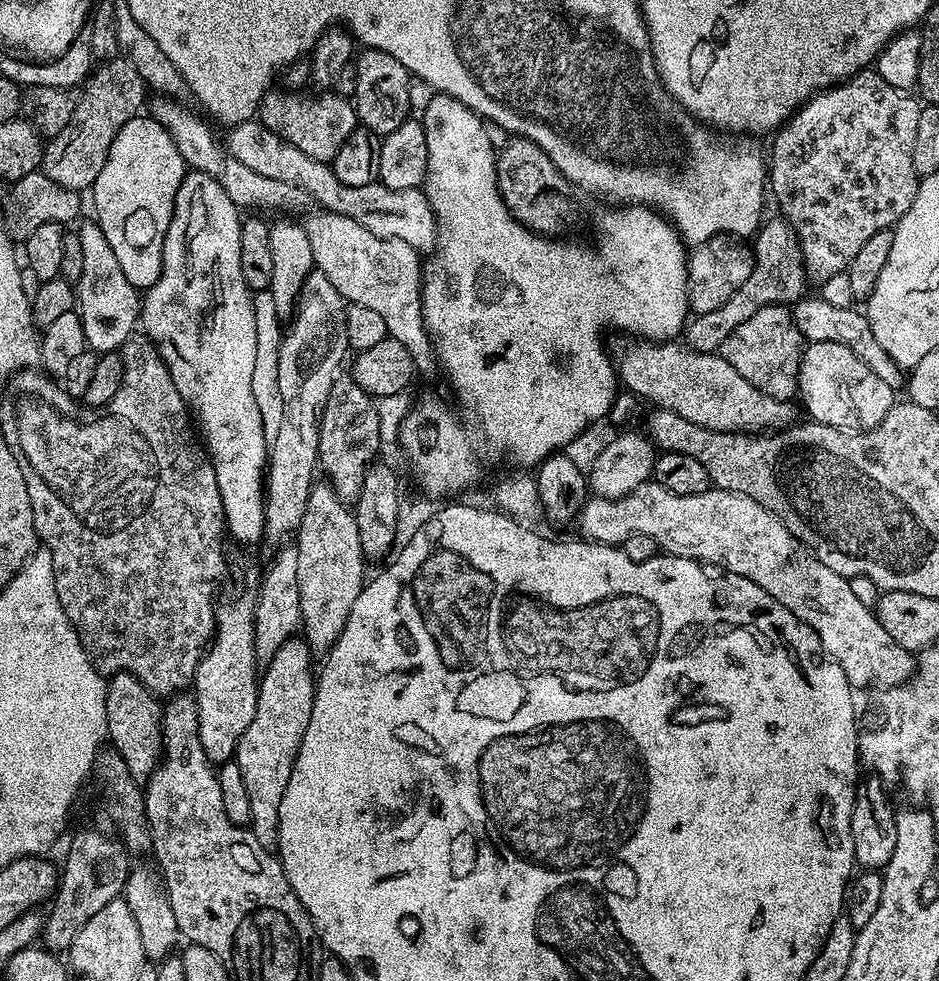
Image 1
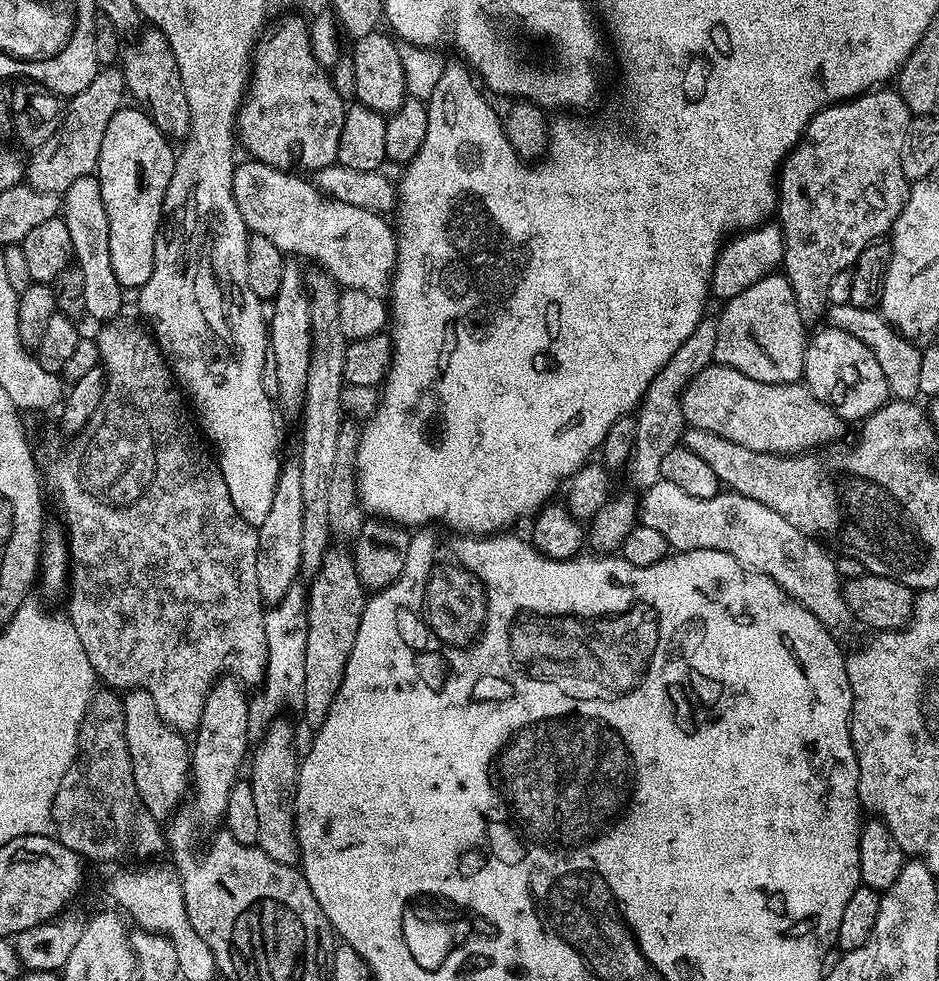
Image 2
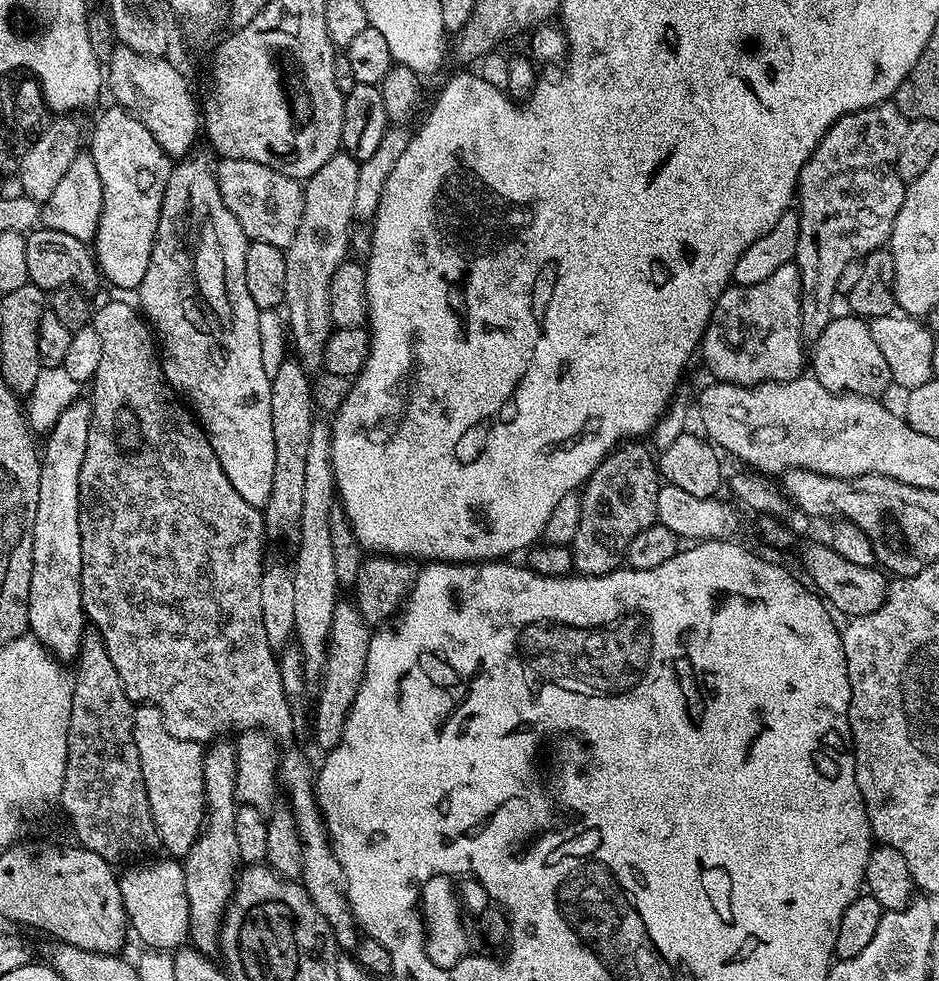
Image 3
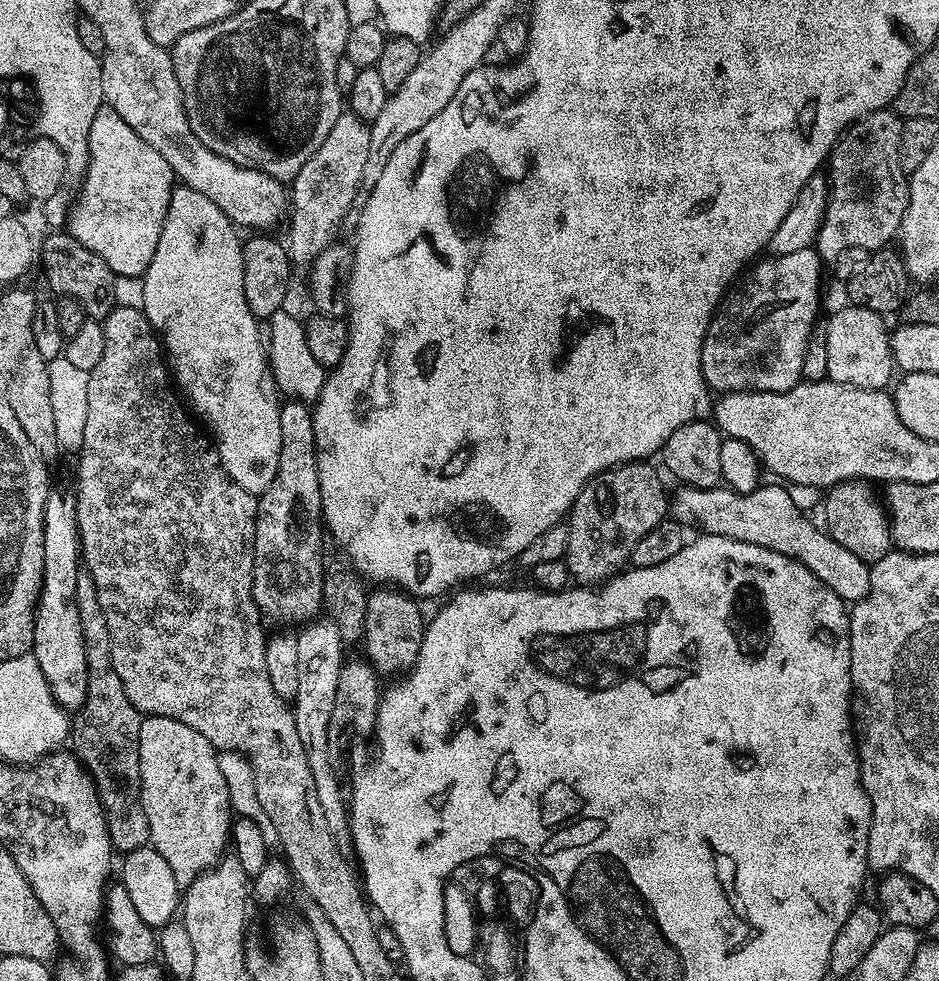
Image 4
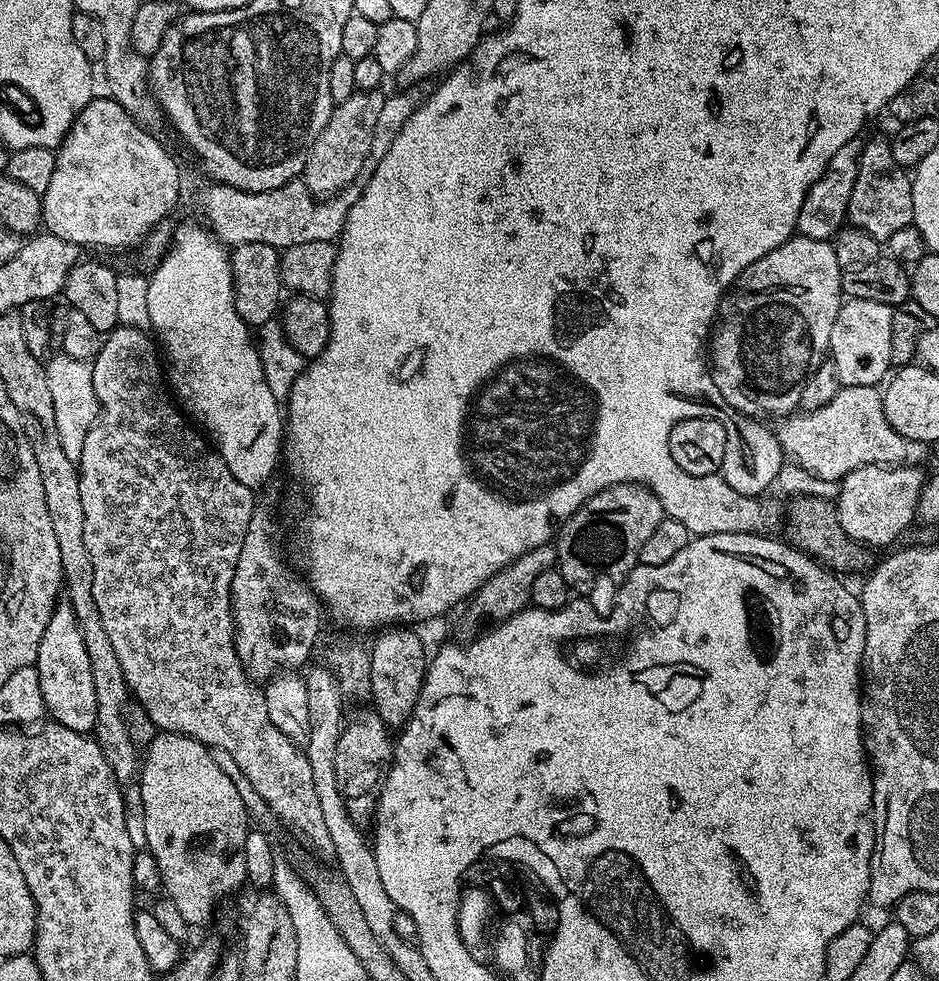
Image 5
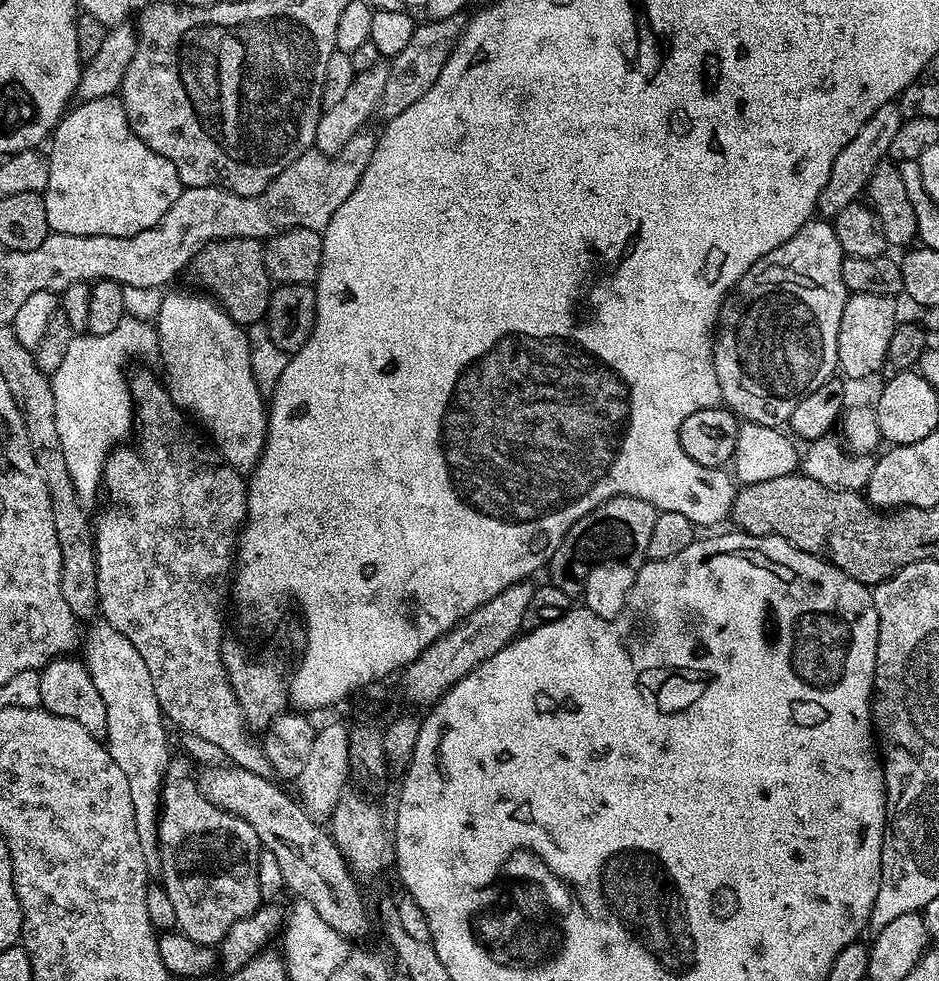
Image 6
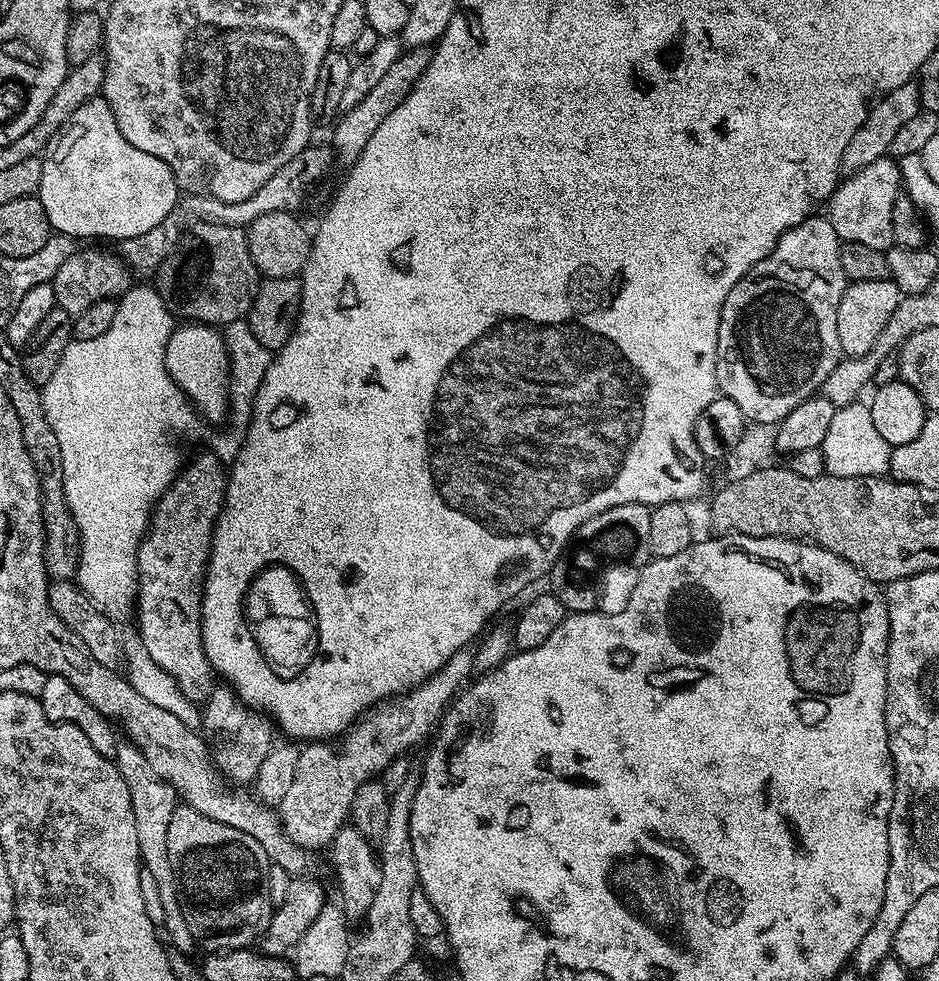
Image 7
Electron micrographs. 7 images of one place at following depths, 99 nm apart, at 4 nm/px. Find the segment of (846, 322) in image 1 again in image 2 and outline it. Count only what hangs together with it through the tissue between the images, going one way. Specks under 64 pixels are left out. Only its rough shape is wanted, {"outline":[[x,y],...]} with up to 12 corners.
{"outline":[[834,304],[826,320],[870,348],[895,399],[920,396],[921,349],[876,308]]}

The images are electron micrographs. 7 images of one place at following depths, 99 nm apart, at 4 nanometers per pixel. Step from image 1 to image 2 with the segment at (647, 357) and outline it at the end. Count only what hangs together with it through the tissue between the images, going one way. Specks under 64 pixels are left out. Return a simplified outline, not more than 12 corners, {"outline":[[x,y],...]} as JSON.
{"outline":[[715,362],[684,387],[687,427],[790,456],[846,428],[803,383]]}

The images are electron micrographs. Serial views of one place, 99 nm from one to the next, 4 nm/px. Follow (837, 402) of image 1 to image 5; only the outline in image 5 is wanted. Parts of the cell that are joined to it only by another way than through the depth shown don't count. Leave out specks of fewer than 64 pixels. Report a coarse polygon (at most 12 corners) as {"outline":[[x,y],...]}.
{"outline":[[848,298],[828,351],[843,387],[893,371],[893,305]]}

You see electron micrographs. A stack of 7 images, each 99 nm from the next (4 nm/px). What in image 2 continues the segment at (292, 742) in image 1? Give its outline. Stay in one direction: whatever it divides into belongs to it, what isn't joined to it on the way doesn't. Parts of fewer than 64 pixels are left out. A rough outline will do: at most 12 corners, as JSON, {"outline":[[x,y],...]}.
{"outline":[[283,718],[250,752],[258,846],[295,865],[298,752]]}

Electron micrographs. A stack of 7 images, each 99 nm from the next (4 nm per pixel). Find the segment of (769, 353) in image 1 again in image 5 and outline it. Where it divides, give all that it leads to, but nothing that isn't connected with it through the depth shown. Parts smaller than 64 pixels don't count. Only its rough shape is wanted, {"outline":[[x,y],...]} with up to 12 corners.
{"outline":[[796,234],[720,302],[710,367],[755,418],[801,407],[842,269]]}

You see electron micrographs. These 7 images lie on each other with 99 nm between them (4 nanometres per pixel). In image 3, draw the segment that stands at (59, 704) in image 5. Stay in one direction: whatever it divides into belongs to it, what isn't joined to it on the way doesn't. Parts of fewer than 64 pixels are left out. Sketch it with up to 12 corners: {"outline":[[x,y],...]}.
{"outline":[[92,402],[40,456],[28,627],[61,662],[84,641],[80,471]]}

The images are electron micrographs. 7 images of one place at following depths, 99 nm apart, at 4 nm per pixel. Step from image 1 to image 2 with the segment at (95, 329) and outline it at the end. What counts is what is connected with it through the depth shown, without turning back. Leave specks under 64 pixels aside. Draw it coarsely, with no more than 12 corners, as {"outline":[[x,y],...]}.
{"outline":[[100,181],[62,193],[85,313],[121,315],[125,293],[110,262],[110,218]]}

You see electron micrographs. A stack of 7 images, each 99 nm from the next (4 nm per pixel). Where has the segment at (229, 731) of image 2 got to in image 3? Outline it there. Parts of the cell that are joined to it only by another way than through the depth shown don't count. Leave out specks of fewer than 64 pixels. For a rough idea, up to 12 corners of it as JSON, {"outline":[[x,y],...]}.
{"outline":[[207,745],[206,819],[183,857],[191,943],[217,951],[236,888],[236,745]]}

